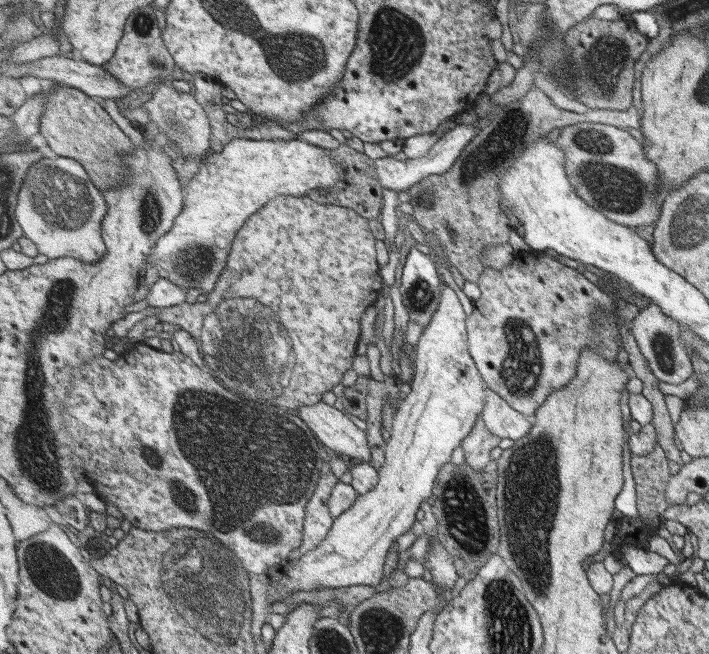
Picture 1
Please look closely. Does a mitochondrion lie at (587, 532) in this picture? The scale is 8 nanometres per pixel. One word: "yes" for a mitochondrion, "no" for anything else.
no

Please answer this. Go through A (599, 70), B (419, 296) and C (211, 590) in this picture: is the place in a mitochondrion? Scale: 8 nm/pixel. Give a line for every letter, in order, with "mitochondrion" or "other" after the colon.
A: mitochondrion
B: mitochondrion
C: mitochondrion

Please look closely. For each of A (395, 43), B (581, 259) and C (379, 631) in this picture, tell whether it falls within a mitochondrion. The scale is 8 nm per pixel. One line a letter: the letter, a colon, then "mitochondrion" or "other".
A: mitochondrion
B: other
C: mitochondrion

